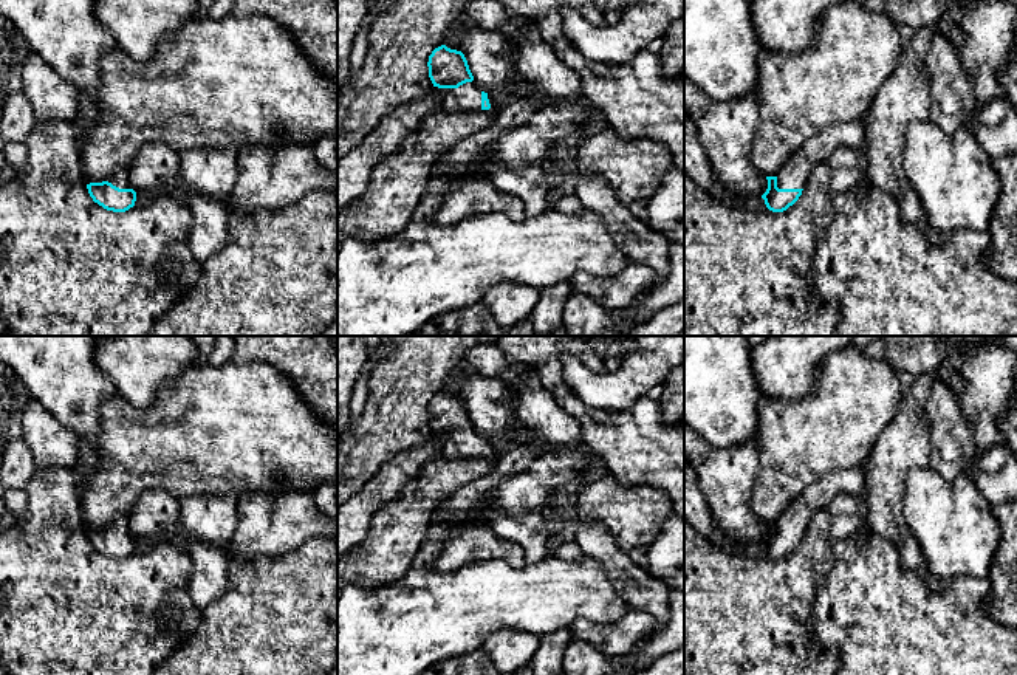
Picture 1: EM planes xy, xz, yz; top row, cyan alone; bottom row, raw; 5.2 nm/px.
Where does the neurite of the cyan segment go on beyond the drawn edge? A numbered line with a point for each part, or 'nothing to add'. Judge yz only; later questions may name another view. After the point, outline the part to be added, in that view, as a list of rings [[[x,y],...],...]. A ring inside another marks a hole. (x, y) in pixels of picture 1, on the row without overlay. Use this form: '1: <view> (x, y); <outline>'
1: yz (794, 520); [[[845,469],[810,485],[803,494],[779,517],[779,536],[803,536],[811,517],[827,509],[841,494],[853,494],[865,499],[864,469]]]

